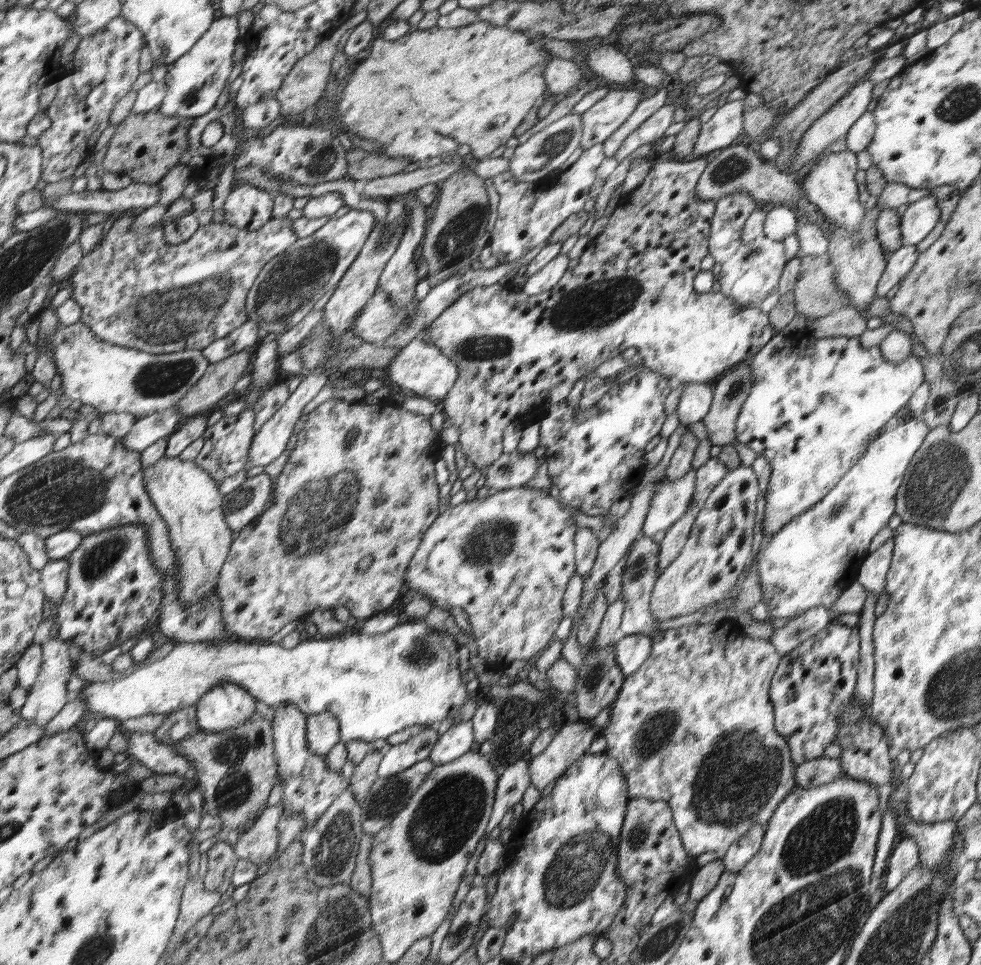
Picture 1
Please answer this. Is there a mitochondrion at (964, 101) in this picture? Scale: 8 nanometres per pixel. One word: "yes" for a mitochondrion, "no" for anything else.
yes

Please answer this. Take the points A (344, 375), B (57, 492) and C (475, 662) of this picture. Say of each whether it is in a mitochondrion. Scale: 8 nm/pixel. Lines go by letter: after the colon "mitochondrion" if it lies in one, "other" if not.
A: other
B: mitochondrion
C: other

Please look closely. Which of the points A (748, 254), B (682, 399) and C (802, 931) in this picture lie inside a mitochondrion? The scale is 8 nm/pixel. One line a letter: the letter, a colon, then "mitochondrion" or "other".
A: mitochondrion
B: other
C: mitochondrion

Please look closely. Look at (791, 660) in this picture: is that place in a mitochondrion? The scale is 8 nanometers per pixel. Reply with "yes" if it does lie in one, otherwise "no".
no

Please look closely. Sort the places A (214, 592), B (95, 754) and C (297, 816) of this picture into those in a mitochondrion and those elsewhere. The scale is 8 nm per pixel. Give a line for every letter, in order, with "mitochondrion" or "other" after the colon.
A: other
B: other
C: other

